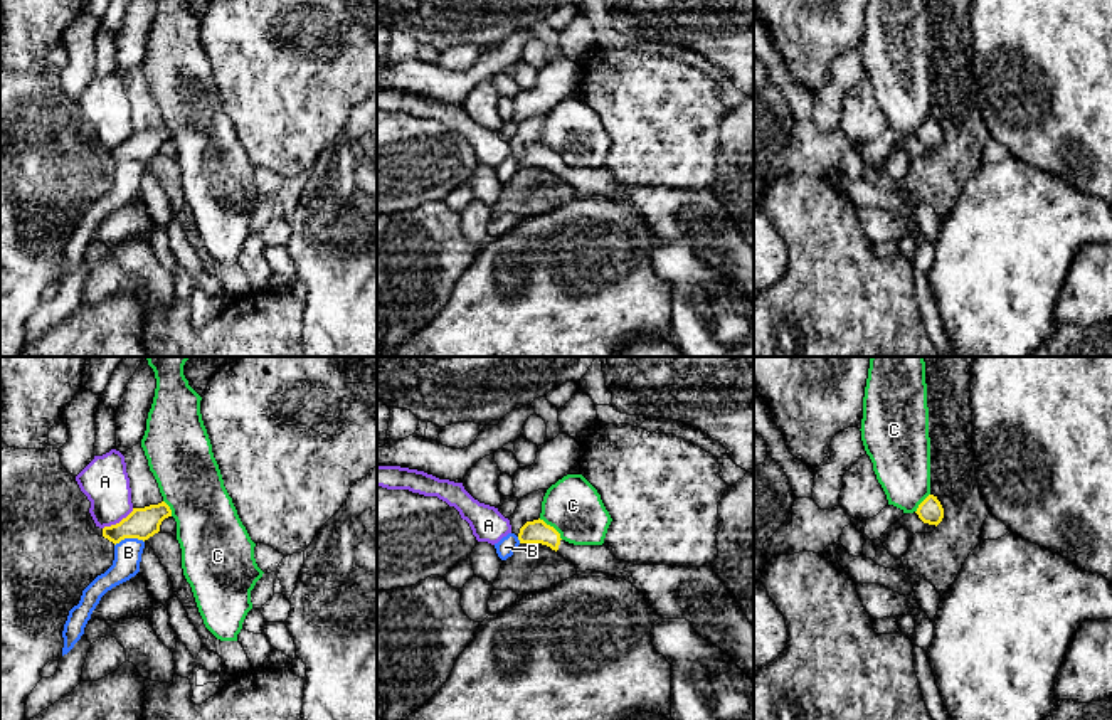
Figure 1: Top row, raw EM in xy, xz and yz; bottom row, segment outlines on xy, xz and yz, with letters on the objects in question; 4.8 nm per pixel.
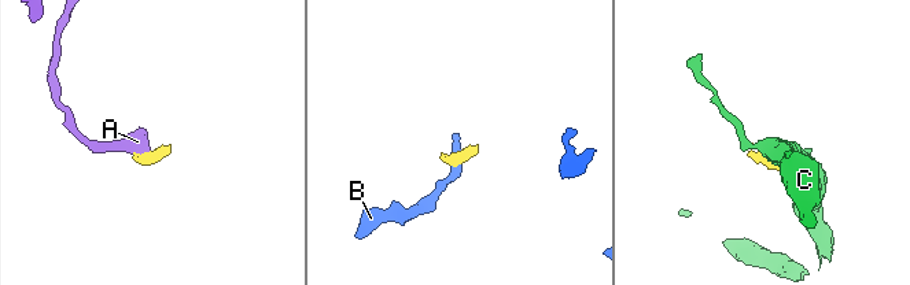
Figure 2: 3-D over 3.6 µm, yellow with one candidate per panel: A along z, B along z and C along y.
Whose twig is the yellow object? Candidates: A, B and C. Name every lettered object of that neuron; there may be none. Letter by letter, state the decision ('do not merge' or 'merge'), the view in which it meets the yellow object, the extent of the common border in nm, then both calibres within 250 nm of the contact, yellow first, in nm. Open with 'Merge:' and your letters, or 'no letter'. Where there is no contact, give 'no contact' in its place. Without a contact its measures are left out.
Merge: no letter
A: do not merge | xy | 180 nm | 150/220 nm
B: do not merge | xy | 150 nm | 150/130 nm
C: do not merge | xz | 160 nm | 110/280 nm

